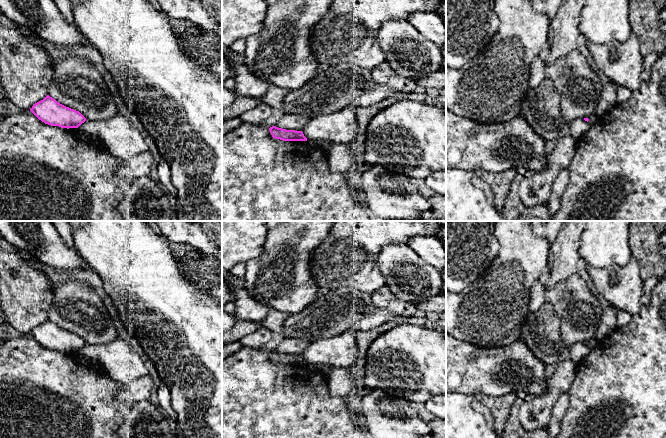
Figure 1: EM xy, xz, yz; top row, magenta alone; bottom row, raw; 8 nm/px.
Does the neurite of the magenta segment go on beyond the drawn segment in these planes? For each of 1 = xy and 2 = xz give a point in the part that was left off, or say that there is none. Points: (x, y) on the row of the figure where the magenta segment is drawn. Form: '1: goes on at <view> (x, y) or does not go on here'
1: does not go on here
2: does not go on here

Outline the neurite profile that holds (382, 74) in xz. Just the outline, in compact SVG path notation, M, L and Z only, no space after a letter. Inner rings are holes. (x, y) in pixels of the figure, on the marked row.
M386 61L374 67L370 72L375 83L395 89L398 93L418 91L414 79L398 75Z

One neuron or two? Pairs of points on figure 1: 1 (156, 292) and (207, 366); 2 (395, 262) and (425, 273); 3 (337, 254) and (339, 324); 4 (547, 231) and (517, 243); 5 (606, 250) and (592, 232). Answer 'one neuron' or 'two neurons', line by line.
1: one neuron
2: one neuron
3: two neurons
4: two neurons
5: one neuron

